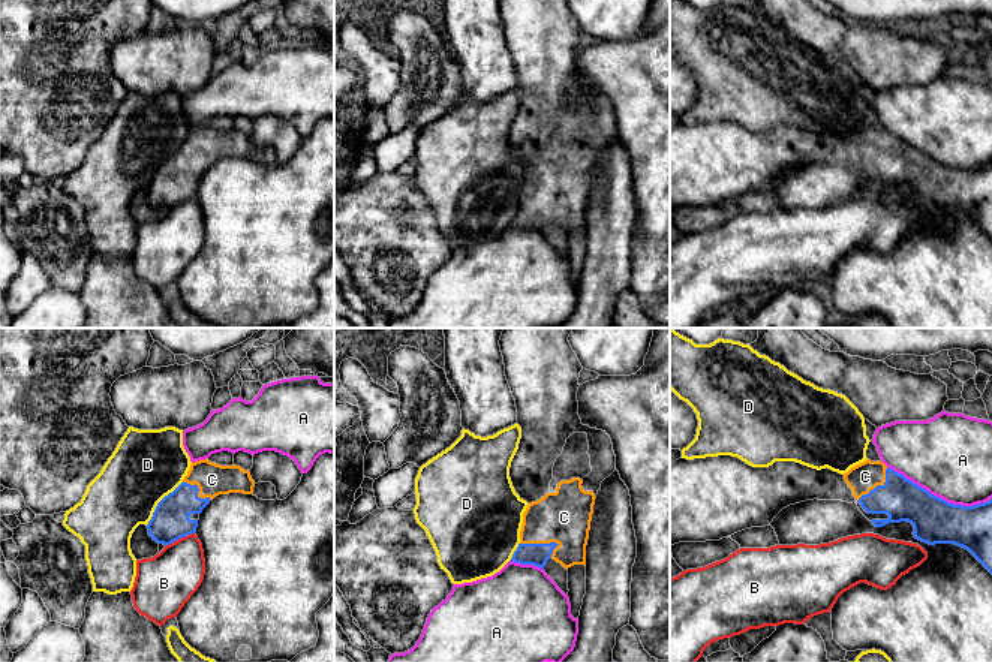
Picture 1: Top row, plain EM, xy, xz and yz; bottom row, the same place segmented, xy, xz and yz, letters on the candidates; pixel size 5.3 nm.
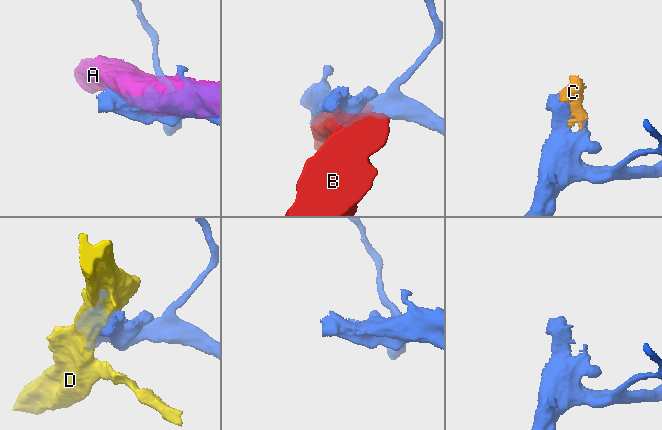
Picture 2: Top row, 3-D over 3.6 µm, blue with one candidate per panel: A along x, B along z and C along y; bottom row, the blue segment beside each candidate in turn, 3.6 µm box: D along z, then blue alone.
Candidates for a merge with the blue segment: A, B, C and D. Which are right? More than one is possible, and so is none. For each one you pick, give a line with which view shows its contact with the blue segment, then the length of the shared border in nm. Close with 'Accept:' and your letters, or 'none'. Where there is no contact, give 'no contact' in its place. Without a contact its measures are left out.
C: xz | 220 nm
Accept: C

